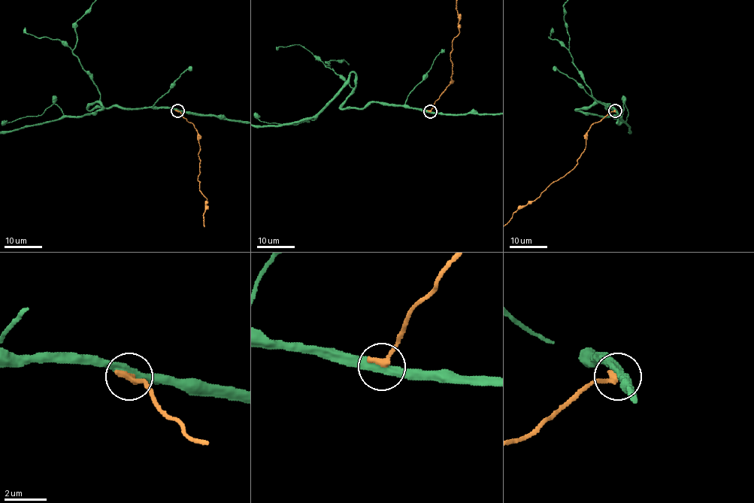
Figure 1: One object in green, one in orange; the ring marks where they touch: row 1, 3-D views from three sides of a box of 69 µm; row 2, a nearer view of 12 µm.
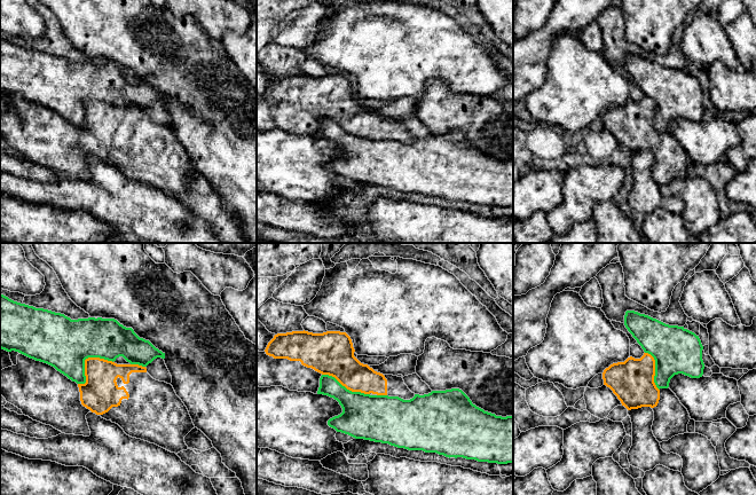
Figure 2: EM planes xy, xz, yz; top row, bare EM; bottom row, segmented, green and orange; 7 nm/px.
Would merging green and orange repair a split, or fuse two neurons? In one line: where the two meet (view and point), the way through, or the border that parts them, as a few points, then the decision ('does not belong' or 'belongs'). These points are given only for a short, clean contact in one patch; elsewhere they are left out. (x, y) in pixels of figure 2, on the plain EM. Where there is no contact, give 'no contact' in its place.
xy (84, 104) | does not belong

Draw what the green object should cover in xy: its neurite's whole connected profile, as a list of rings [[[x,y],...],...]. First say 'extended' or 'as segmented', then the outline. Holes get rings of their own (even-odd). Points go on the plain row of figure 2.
as segmented | [[[0,37],[0,92],[18,95],[30,102],[54,110],[77,127],[85,127],[85,103],[100,101],[116,104],[123,100],[131,108],[147,110],[155,102],[165,102],[165,96],[149,84],[140,81],[132,71],[115,62],[88,61],[71,63],[61,56],[36,52],[9,42]]]

